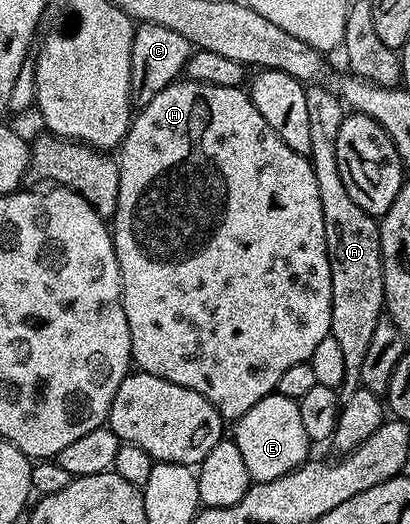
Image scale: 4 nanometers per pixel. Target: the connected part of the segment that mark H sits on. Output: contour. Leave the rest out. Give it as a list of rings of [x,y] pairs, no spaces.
[[[185,77],[167,85],[167,89],[155,93],[155,97],[151,97],[147,106],[140,108],[134,114],[129,125],[129,132],[125,134],[125,139],[119,148],[119,201],[115,213],[111,216],[111,234],[121,274],[121,304],[123,305],[123,313],[127,317],[127,329],[131,333],[132,362],[135,364],[136,370],[146,371],[155,377],[163,377],[167,381],[171,381],[175,385],[183,385],[187,389],[195,389],[195,393],[207,397],[207,401],[211,401],[211,405],[215,405],[222,420],[236,421],[241,419],[243,413],[247,413],[247,409],[251,409],[251,405],[263,401],[263,397],[274,394],[279,385],[279,377],[283,377],[286,369],[291,369],[300,363],[307,363],[315,353],[319,341],[330,338],[332,329],[331,265],[327,261],[327,241],[323,233],[323,205],[319,205],[319,185],[315,185],[315,173],[308,158],[295,153],[295,149],[291,149],[291,145],[287,145],[287,141],[283,141],[283,137],[279,137],[279,133],[275,133],[275,129],[271,129],[271,125],[267,125],[267,121],[263,121],[263,113],[259,113],[259,109],[255,109],[248,90],[241,87],[196,83],[195,80]]]

